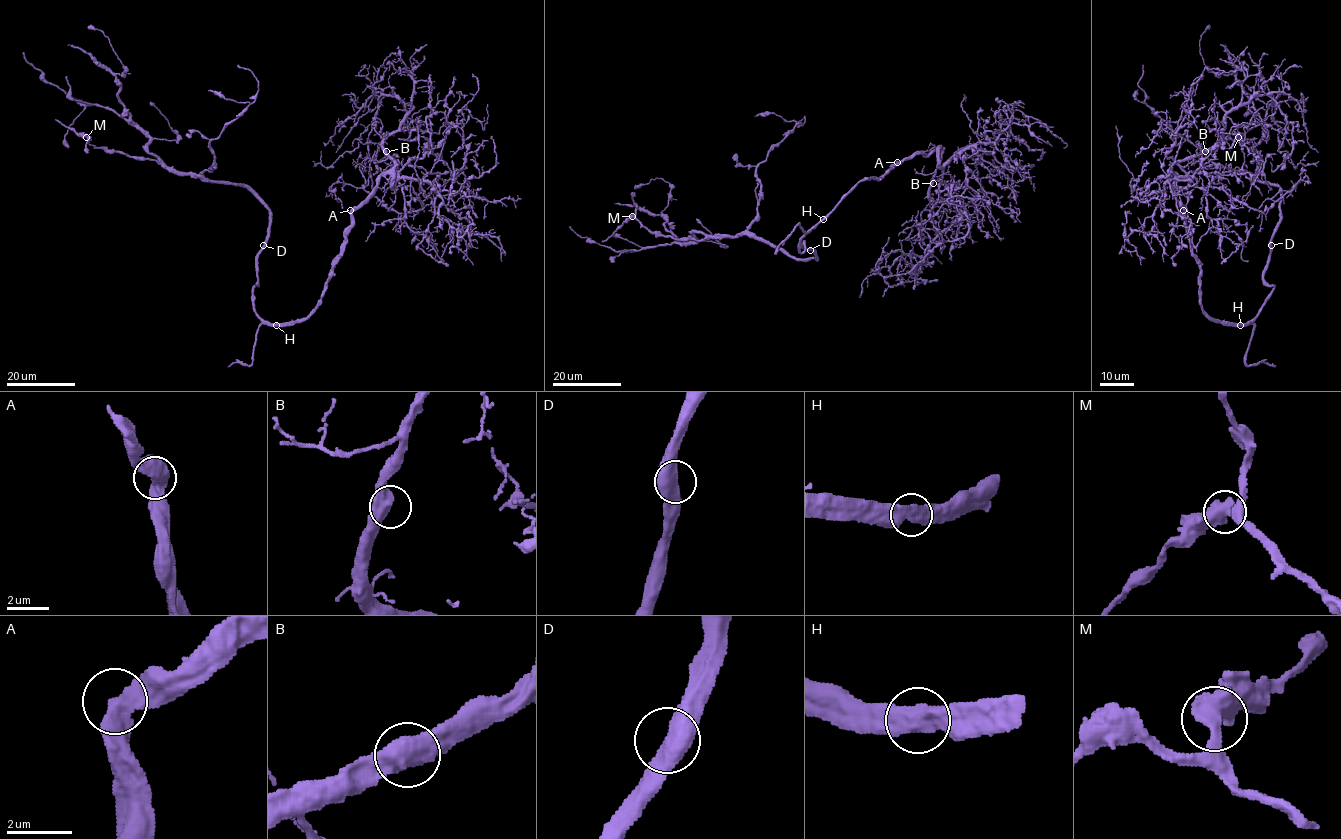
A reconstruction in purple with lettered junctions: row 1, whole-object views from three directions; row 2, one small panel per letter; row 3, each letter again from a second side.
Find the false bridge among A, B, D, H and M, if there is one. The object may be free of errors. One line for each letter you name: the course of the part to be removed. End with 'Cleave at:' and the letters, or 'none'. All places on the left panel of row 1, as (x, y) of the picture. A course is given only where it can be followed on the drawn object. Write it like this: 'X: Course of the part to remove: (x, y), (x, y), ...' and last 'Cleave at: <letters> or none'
Cleave at: none

